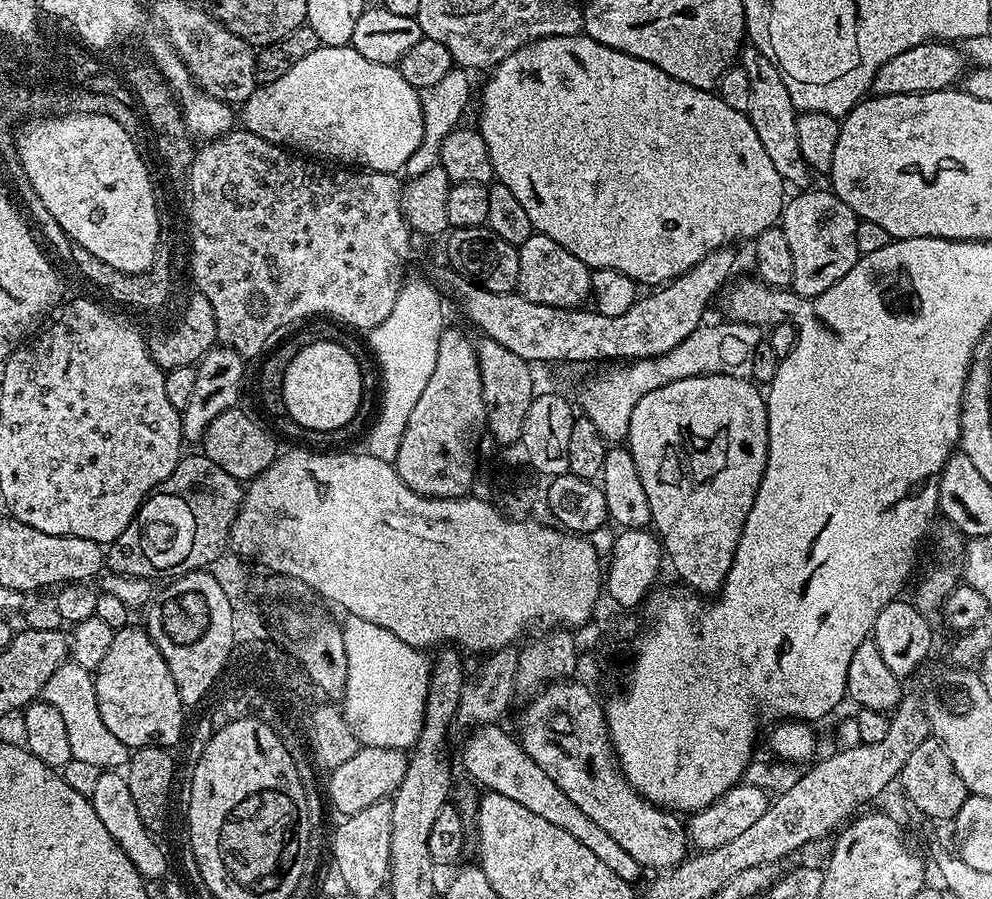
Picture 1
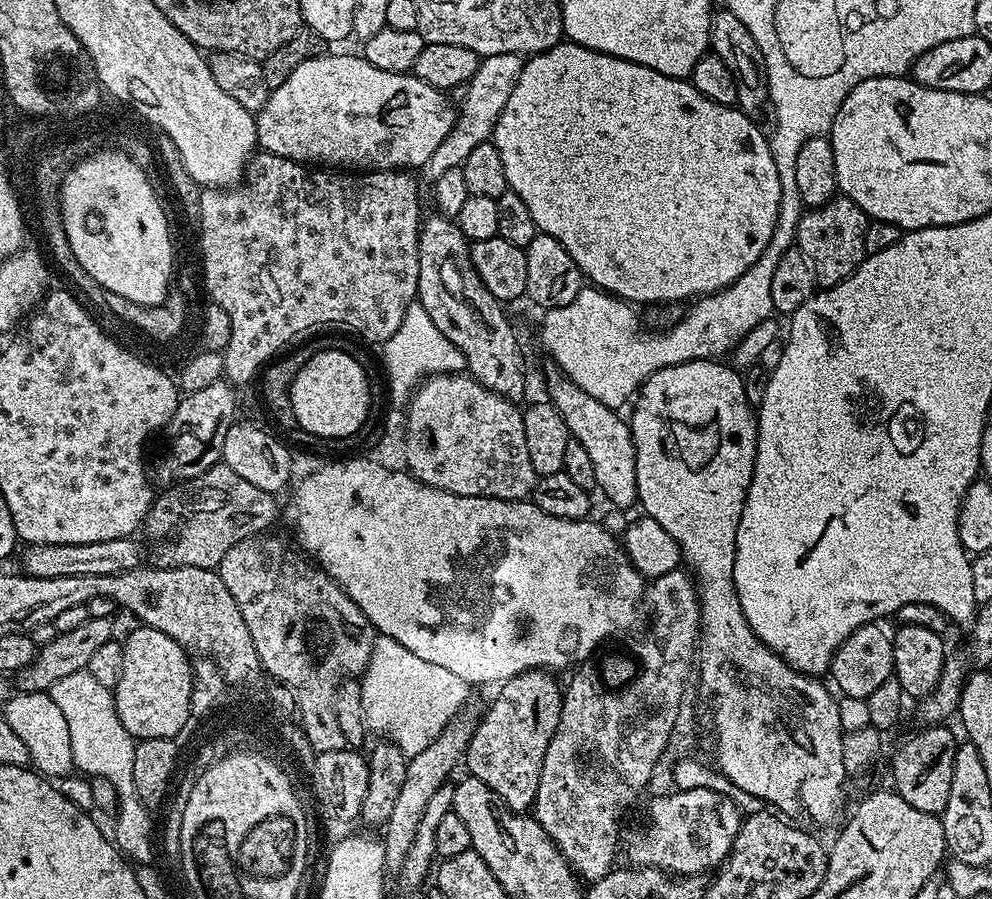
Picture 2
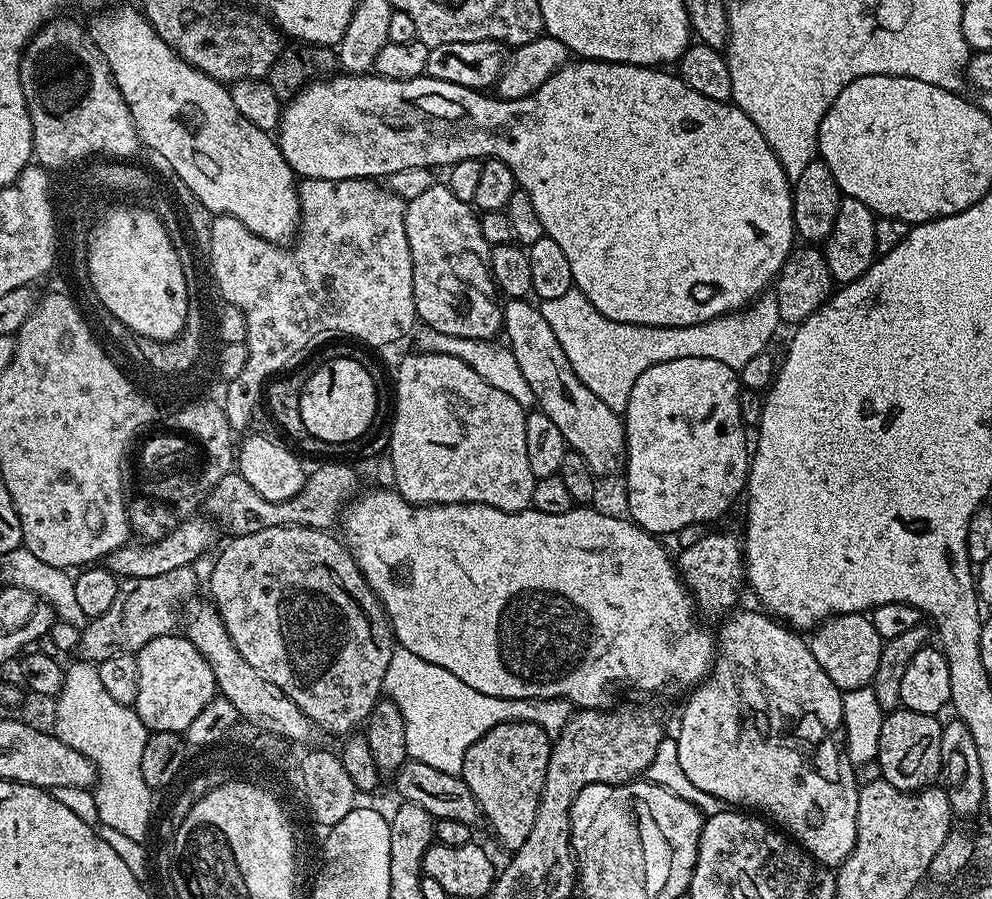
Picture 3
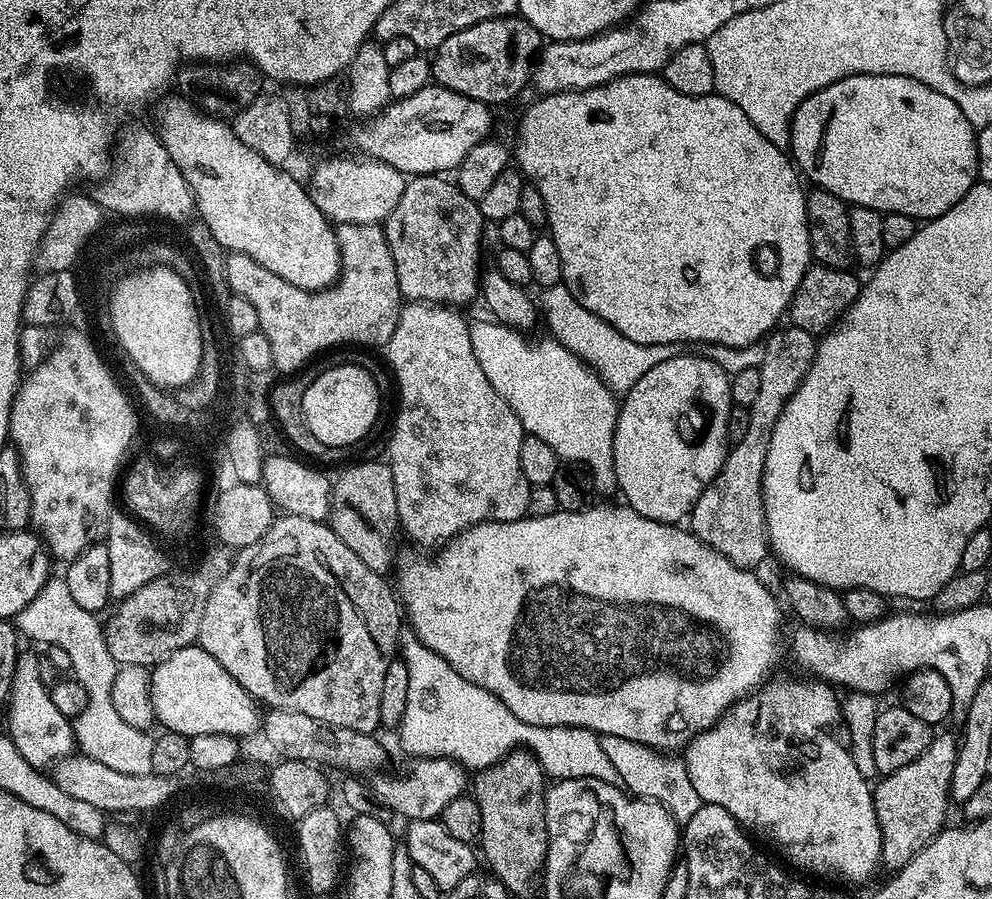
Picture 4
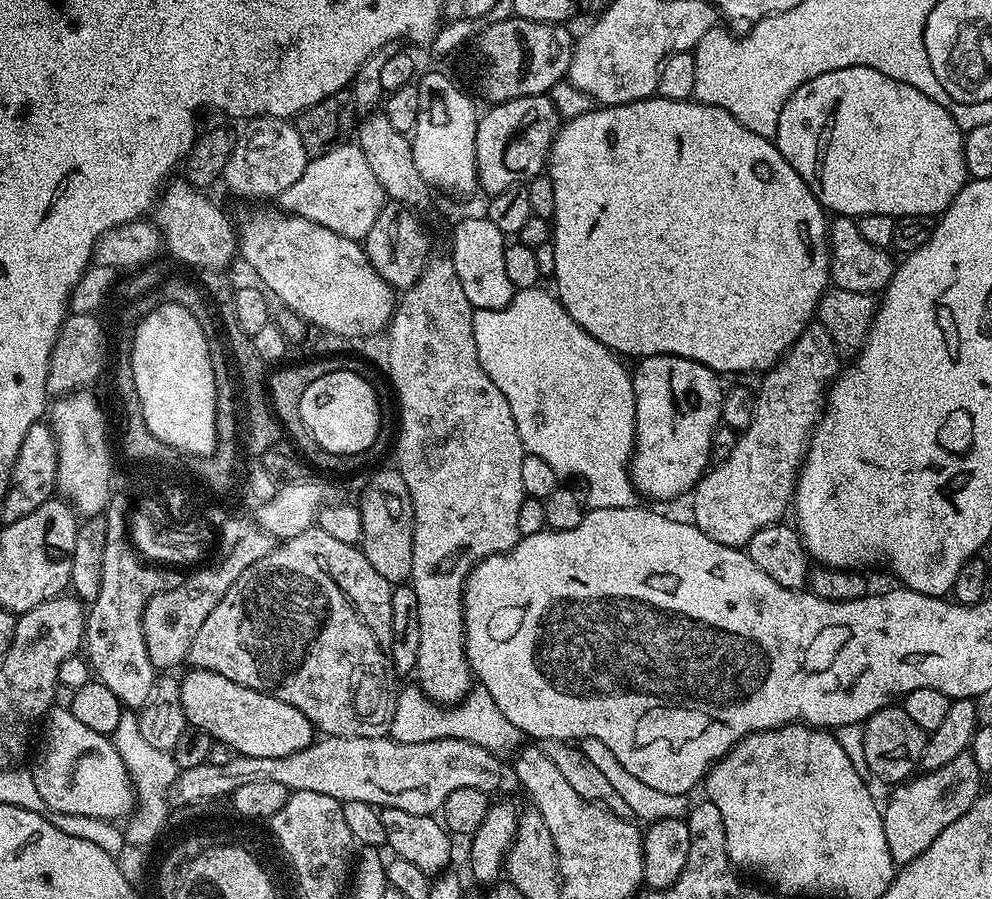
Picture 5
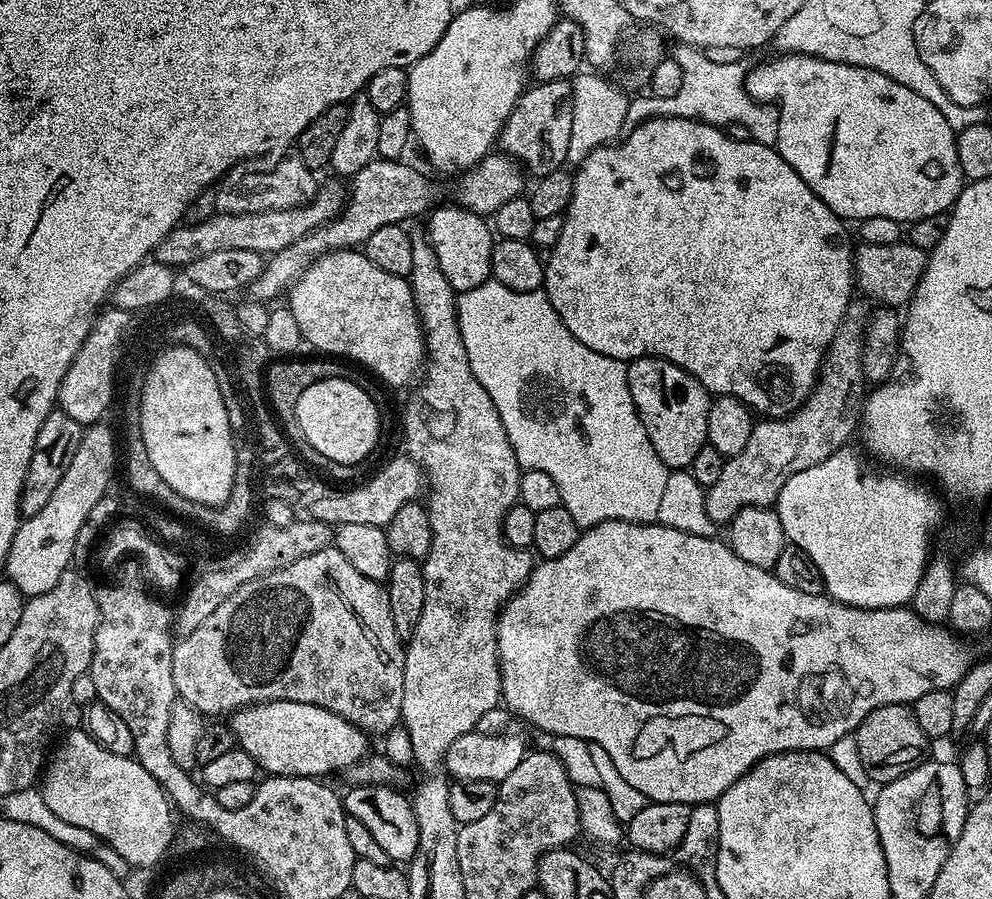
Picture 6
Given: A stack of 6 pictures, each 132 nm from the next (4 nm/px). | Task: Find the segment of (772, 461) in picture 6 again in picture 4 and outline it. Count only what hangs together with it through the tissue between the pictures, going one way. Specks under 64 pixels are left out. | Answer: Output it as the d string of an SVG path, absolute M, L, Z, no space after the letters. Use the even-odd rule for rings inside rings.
M791 326L777 327L767 337L763 345L765 358L759 366L762 386L758 399L750 409L750 426L746 429L745 436L737 444L731 445L722 470L692 507L690 513L692 535L739 568L756 570L764 559L769 559L762 478L766 466L766 454L770 450L770 434L774 434L774 426L786 402L792 397L794 390L798 390L802 378L812 365L812 359L816 357L817 343L817 337L812 333Z

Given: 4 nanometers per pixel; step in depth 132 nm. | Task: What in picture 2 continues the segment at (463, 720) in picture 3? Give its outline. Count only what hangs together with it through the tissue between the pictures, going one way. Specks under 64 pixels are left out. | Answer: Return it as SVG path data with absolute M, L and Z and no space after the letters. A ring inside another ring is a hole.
M382 635L373 641L371 662L359 686L367 719L385 728L389 732L385 733L408 758L421 754L440 740L439 736L459 714L470 692L470 685L458 678L458 674L450 674L450 670L434 666L434 662L425 662L418 654L410 654L406 646L394 642L394 638Z

